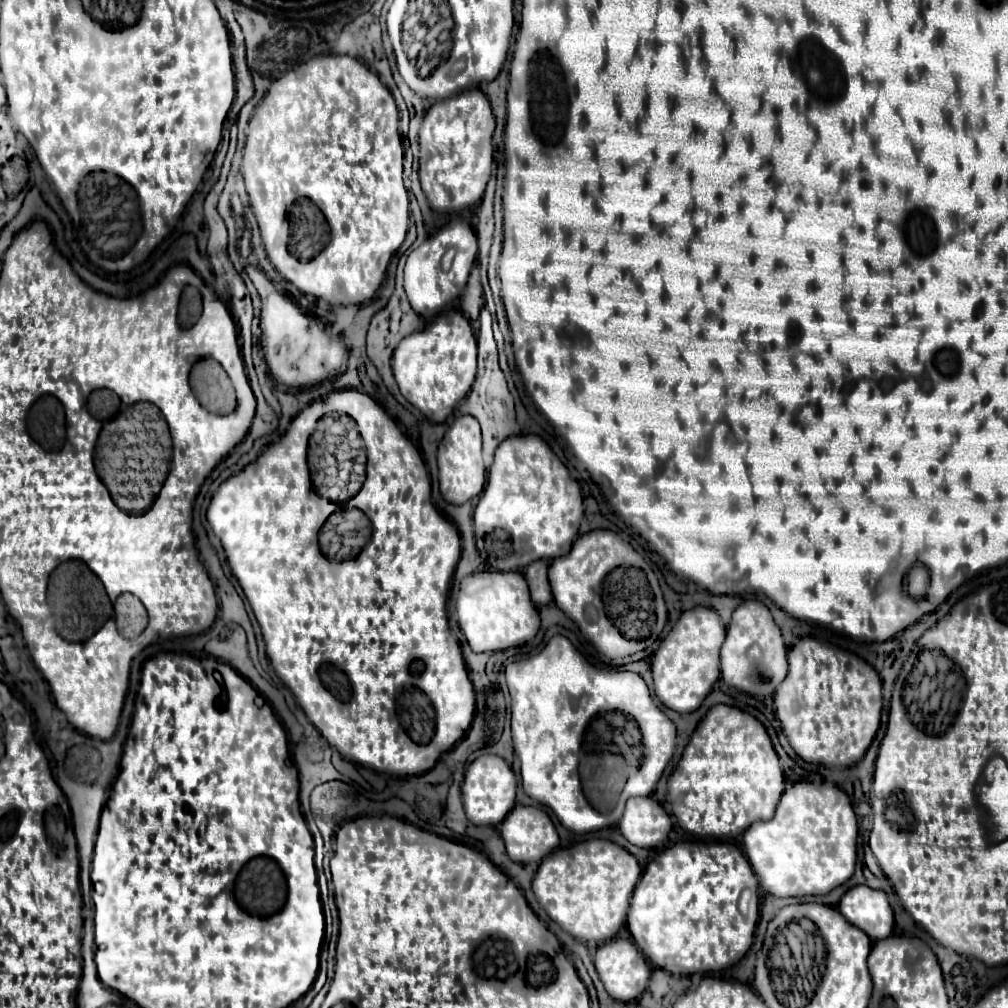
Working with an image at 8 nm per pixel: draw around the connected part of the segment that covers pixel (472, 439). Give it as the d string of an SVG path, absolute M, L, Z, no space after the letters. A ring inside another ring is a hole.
M459 415L455 419L455 423L445 433L439 445L437 461L439 461L439 489L441 489L441 497L447 503L463 505L475 499L483 491L485 465L481 459L481 429L479 429L477 419L473 419L471 415Z

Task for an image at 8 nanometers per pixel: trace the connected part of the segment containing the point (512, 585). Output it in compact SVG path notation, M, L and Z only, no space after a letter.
M479 571L461 581L457 617L467 643L475 653L503 651L531 641L539 631L539 613L529 599L527 581L517 571Z

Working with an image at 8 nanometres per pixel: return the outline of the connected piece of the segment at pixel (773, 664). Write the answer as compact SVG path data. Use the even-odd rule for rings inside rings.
M759 601L741 603L731 617L727 637L721 647L721 679L749 695L773 695L787 677L787 647L781 629L775 625L769 609Z

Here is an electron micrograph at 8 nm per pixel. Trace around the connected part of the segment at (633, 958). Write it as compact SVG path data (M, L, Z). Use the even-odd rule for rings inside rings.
M629 939L605 941L595 953L595 969L615 1001L637 999L649 981L651 967Z

